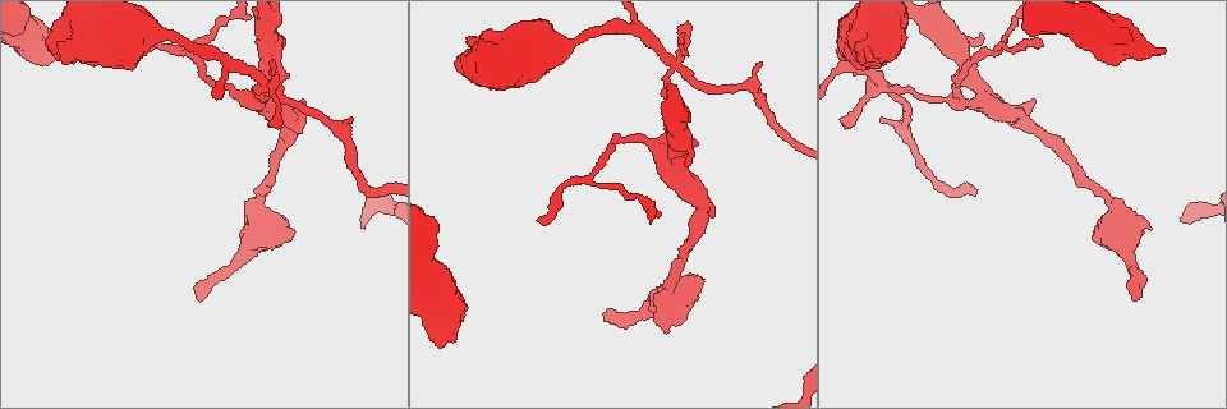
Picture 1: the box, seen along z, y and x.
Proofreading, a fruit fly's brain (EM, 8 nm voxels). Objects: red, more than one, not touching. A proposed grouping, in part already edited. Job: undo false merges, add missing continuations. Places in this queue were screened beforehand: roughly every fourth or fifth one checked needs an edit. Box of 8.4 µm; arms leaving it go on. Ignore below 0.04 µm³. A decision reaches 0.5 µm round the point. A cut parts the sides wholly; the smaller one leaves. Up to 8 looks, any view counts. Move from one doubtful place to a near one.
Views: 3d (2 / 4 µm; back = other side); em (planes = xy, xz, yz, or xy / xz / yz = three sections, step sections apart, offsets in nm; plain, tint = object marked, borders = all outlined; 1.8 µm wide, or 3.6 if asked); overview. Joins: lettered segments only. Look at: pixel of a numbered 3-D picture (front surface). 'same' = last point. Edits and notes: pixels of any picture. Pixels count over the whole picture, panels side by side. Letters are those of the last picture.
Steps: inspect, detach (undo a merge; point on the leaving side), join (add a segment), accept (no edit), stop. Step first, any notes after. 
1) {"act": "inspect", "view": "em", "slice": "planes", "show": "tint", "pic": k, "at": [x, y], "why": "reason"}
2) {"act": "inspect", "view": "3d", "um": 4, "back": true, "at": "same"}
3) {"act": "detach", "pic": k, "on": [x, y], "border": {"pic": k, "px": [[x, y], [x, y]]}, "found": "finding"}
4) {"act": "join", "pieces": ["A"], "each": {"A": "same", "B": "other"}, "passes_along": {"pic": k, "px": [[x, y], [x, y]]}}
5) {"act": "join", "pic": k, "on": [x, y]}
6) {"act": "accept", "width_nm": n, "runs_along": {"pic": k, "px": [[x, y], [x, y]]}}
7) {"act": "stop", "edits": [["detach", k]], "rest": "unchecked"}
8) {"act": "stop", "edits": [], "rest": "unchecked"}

{"act": "inspect", "view": "3d", "um": 2, "pic": 1, "at": [671, 165], "why": "sharp bend"}

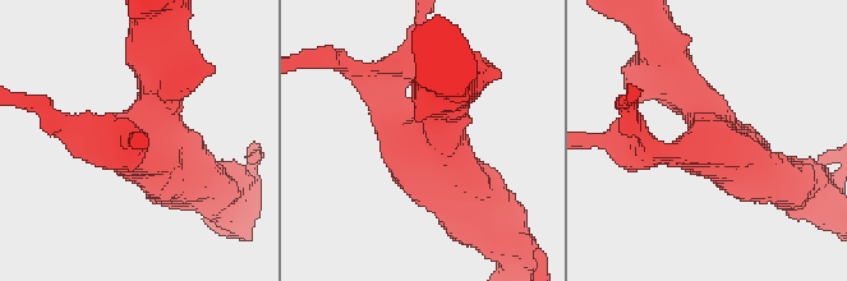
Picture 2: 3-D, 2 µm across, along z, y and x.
{"act": "inspect", "view": "em", "slice": "planes", "show": "tint", "pic": 2, "at": [417, 135], "why": "need the tissue"}

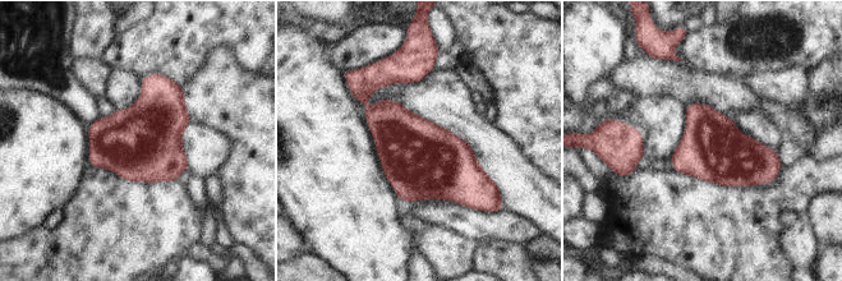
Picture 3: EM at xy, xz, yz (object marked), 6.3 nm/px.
{"act": "inspect", "view": "em", "slice": "planes", "show": "borders", "at": "same", "why": "what lies round it"}

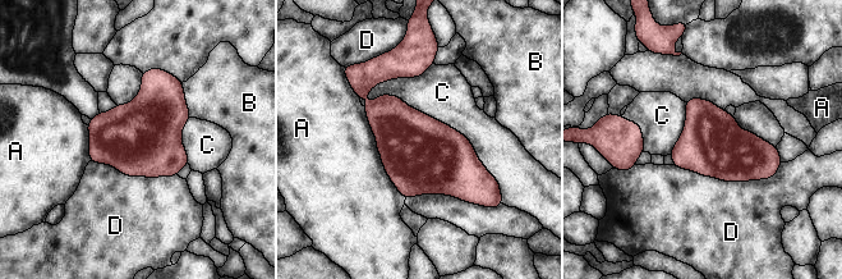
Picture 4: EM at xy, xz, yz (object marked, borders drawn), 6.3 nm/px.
{"act": "accept", "each": {"A": "other", "B": "other", "C": "other", "D": "other"}, "border": {"pic": 4, "px": [[360, 97], [459, 131], [497, 182]]}, "found": "continuous, no second cell"}

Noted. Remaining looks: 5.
{"act": "inspect", "view": "3d", "um": 4, "pic": 1, "at": [882, 82], "why": "three arms meet"}

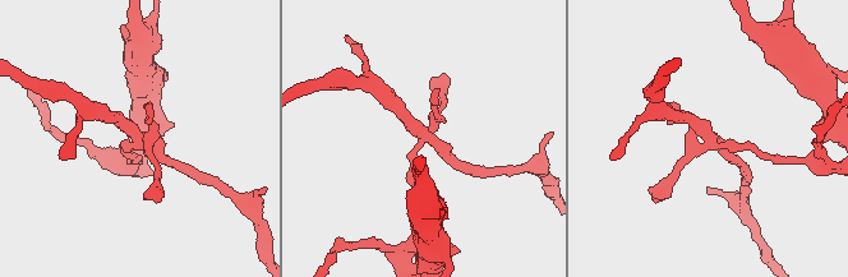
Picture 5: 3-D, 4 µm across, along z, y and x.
{"act": "inspect", "view": "em", "slice": "xy", "step": 8, "show": "borders", "pic": 5, "at": [137, 140], "why": "now the EM"}

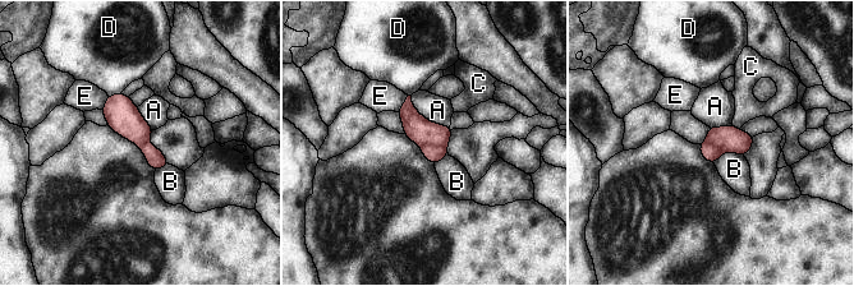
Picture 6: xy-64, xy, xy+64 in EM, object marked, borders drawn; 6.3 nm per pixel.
{"act": "detach", "pic": 6, "on": [434, 155], "width_nm": 160, "each": {"A": "other", "B": "other", "C": "other", "D": "other", "E": "other"}, "found": "a second cell is stuck on"}

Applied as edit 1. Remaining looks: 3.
{"act": "stop", "edits": [["detach", 6]], "rest": "unchecked"}

